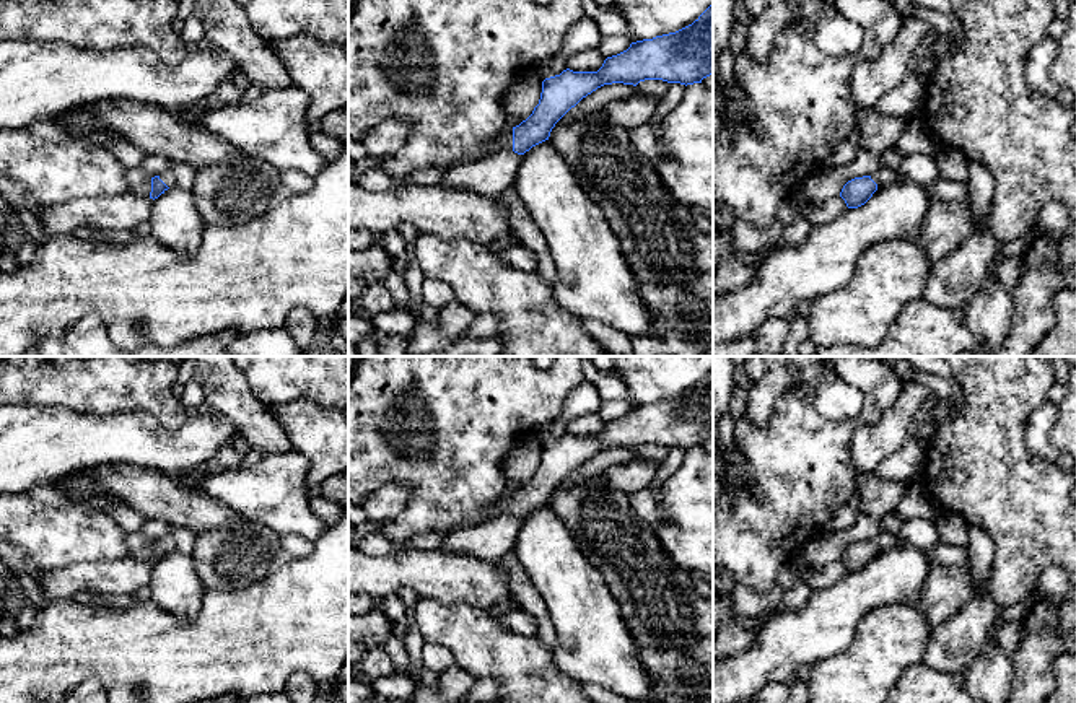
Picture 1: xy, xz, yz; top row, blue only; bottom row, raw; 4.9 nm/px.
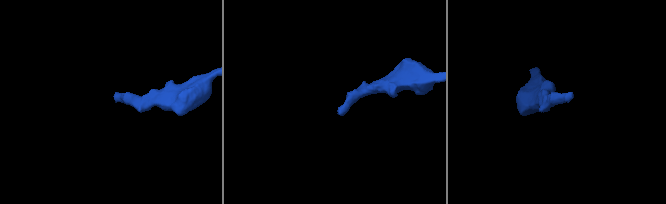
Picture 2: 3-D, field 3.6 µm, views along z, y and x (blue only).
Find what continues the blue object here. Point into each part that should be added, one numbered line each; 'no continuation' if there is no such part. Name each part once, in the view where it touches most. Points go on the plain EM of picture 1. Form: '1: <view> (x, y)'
1: xz (503, 506)

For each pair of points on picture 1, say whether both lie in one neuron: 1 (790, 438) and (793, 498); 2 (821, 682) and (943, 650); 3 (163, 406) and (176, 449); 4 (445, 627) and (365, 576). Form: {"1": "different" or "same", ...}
{"1": "same", "2": "different", "3": "different", "4": "different"}

